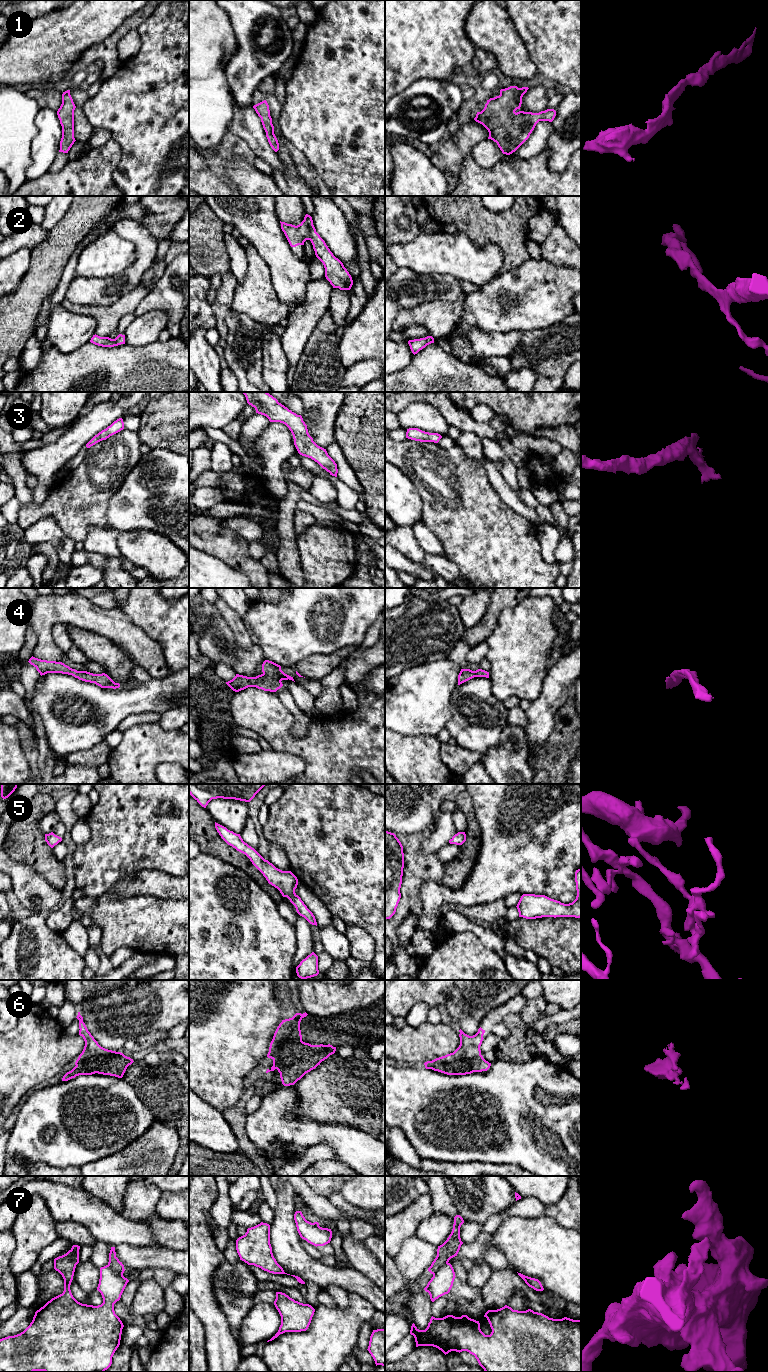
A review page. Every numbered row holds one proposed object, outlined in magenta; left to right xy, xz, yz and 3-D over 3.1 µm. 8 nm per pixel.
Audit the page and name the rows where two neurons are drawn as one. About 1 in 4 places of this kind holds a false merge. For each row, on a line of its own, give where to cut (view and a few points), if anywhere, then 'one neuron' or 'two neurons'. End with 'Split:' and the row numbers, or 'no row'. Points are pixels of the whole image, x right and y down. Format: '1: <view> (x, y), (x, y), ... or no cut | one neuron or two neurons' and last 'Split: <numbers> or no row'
1: no cut | one neuron
2: no cut | one neuron
3: no cut | one neuron
4: no cut | one neuron
5: no cut | one neuron
6: no cut | one neuron
7: xy (108, 1264), (122, 1275) | two neurons
Split: 7

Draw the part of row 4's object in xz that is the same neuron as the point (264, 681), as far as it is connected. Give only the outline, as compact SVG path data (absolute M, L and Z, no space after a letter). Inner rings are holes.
M269 660L263 662L262 672L261 675L256 677L236 674L236 676L232 680L226 682L226 684L235 692L239 692L248 687L256 687L264 691L276 692L283 686L282 680L289 679L294 681L293 677L285 674L281 670L280 665Z

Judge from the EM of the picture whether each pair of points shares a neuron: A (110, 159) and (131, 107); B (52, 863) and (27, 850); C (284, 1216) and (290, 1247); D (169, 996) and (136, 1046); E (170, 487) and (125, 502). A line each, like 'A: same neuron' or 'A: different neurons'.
A: different neurons
B: same neuron
C: same neuron
D: different neurons
E: same neuron

